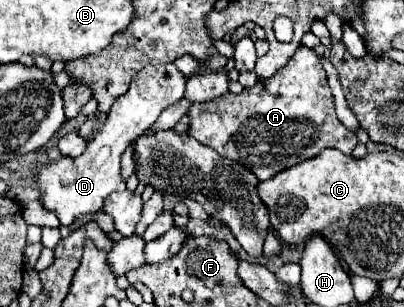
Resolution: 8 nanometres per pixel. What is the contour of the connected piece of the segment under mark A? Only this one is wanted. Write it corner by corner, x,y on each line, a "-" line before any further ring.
299,46
291,60
269,80
257,80
253,88
245,88
241,94
225,92
215,100
201,104
195,102
187,110
187,116
191,120
187,130
189,136
217,150
223,158
237,160
243,166
251,168
251,172
255,172
255,176
261,182
273,178
277,172
285,168
299,164
301,160
317,156
325,148
337,148
345,154
351,154
353,148
357,146
357,136
349,128
345,128
335,114
335,100
327,84
327,76
319,62
319,56
315,54
315,50
309,50
305,46

